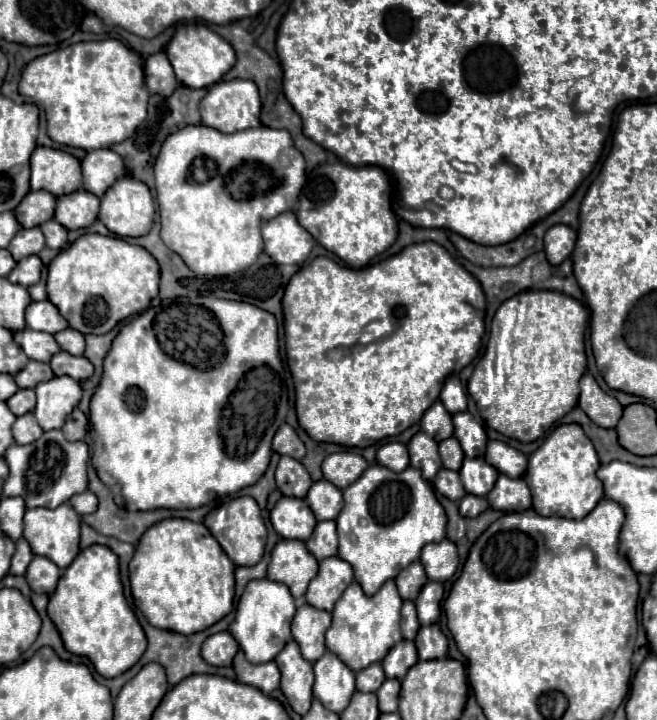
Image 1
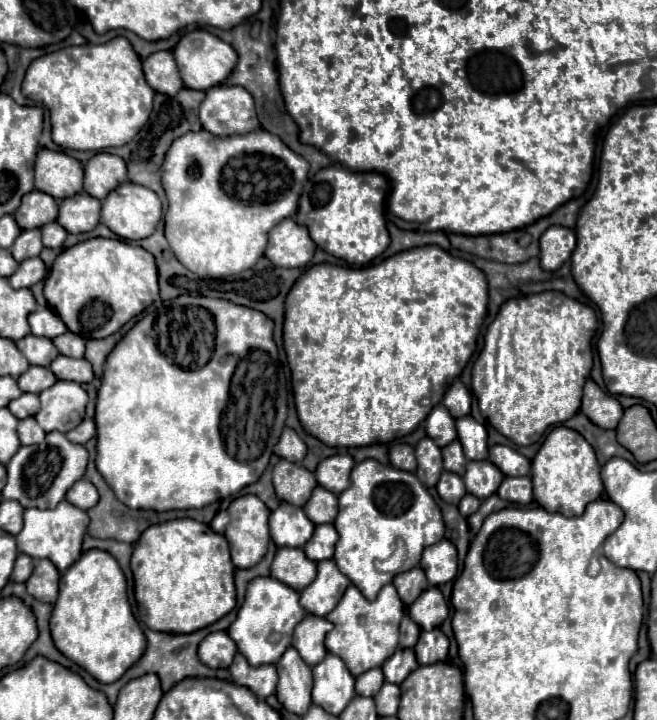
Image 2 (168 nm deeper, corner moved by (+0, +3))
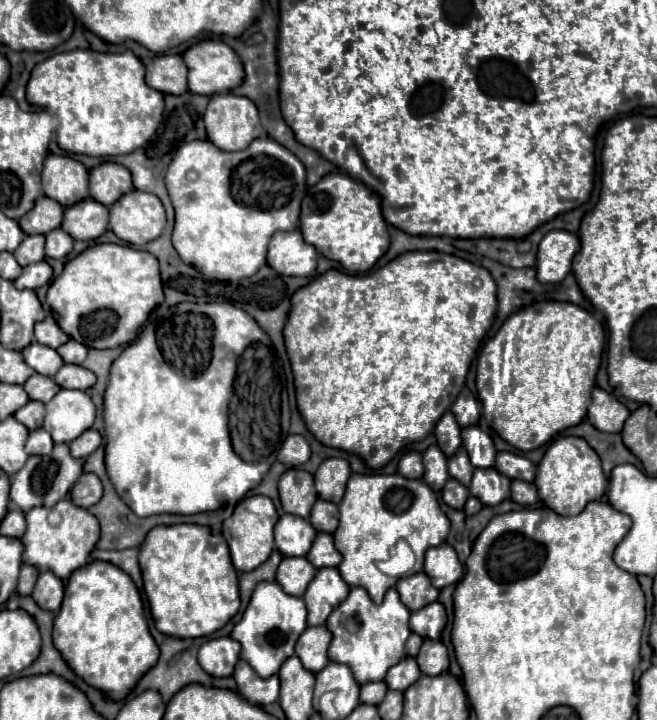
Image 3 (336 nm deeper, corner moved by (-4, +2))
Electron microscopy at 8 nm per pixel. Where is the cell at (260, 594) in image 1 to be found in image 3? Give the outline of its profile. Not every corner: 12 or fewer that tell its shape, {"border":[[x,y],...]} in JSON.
{"border":[[263,581],[231,631],[267,679],[307,629],[301,597]]}

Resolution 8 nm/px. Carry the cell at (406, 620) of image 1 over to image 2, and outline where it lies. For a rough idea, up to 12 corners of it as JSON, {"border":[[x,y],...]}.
{"border":[[405,608],[401,620],[401,646],[413,648],[419,626],[409,616]]}

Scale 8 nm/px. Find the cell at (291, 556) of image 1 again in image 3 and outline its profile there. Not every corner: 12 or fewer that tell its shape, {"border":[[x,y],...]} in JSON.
{"border":[[283,557],[277,583],[301,597],[315,577],[305,557]]}

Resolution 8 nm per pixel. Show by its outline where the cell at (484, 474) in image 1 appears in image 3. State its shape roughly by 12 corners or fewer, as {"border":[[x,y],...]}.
{"border":[[475,469],[471,495],[483,505],[509,499],[511,479]]}

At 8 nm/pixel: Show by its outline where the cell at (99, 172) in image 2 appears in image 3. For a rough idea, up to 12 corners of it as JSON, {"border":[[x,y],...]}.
{"border":[[119,163],[91,169],[89,195],[111,207],[133,189]]}

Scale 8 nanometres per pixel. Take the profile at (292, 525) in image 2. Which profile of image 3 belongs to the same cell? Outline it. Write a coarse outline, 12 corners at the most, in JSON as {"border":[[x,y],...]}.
{"border":[[281,515],[275,545],[283,557],[305,557],[317,531]]}

